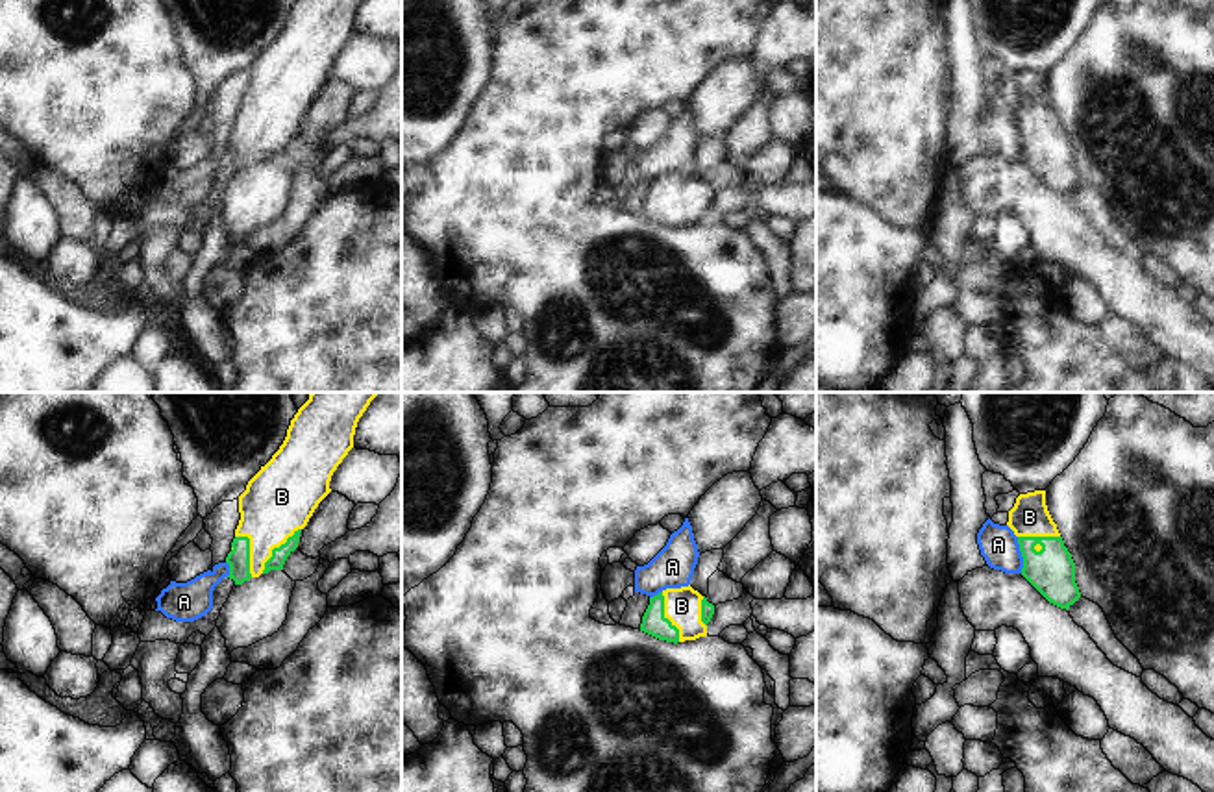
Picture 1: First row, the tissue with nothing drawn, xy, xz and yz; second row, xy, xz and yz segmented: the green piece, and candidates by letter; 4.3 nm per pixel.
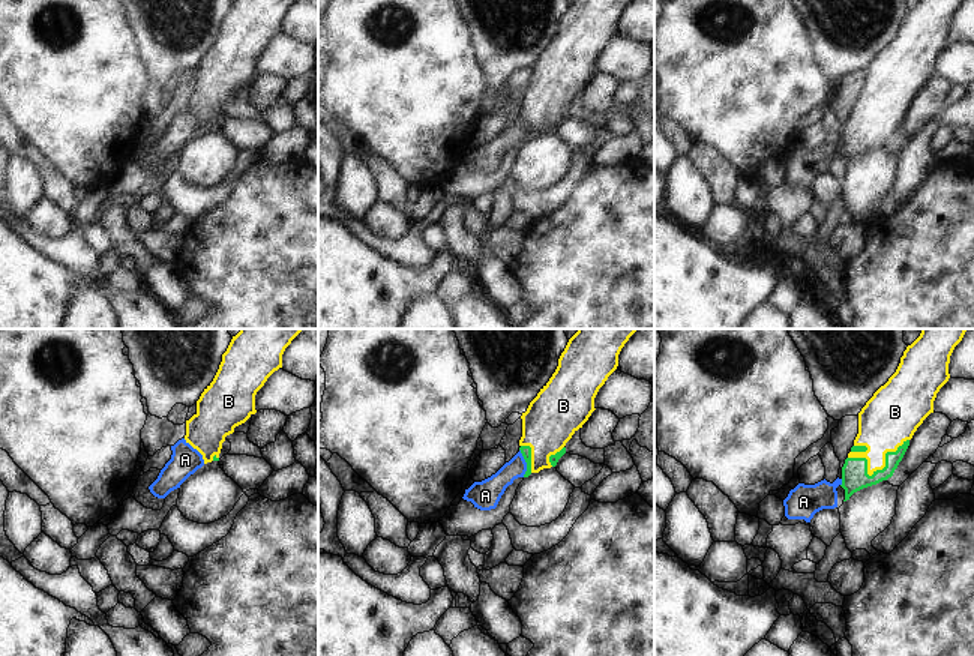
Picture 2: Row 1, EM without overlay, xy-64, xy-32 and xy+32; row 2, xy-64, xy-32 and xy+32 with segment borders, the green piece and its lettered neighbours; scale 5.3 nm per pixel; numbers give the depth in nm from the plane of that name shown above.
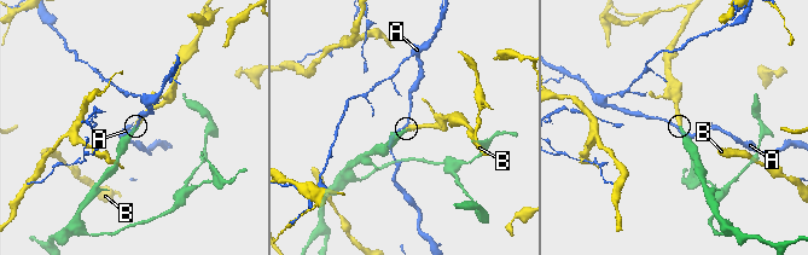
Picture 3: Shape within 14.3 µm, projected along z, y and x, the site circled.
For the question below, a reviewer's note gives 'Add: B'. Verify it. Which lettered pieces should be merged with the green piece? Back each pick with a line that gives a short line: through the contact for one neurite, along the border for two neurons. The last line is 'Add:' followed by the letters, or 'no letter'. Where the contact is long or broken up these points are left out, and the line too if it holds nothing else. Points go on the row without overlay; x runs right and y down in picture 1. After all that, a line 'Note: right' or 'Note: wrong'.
B: xy (276, 147), (274, 134), (274, 95), (282, 82)
Add: B
Note: right

